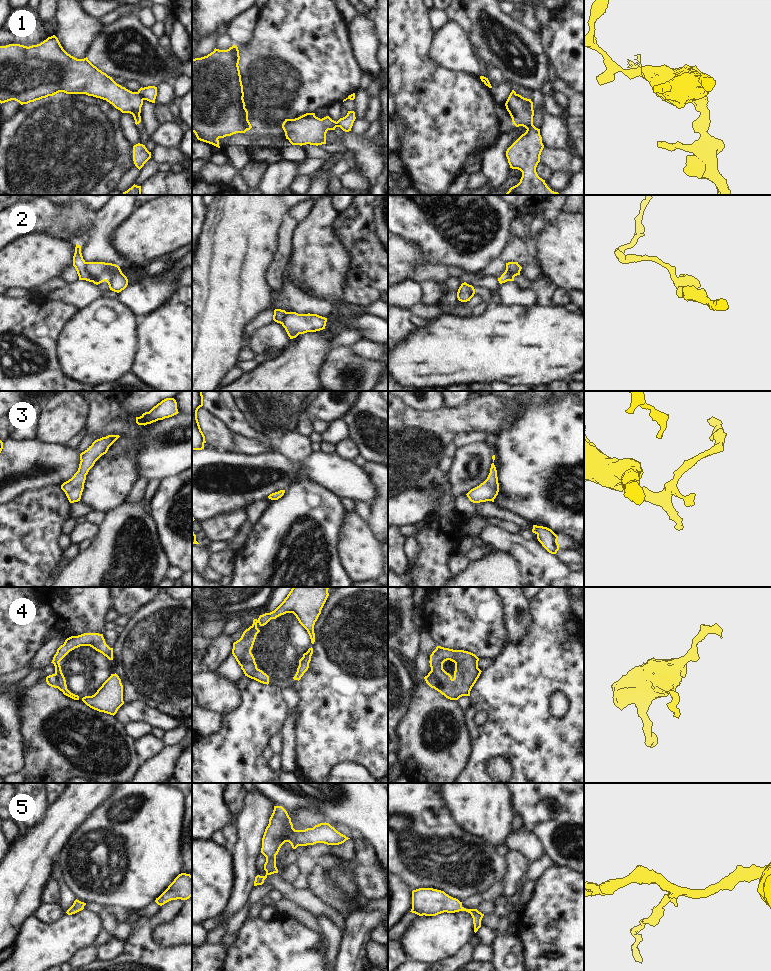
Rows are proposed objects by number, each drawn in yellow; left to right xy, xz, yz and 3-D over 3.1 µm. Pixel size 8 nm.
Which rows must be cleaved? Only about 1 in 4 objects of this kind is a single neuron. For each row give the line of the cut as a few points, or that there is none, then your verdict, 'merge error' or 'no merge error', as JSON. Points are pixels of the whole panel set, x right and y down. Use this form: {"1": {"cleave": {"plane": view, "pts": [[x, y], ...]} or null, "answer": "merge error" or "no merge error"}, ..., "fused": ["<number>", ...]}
{"1": {"cleave": {"plane": "xy", "pts": [[136, 92], [143, 99]]}, "answer": "merge error"}, "2": {"cleave": {"plane": "xy", "pts": [[85, 262], [85, 270], [93, 281]]}, "answer": "merge error"}, "3": {"cleave": null, "answer": "no merge error"}, "4": {"cleave": {"plane": "yz", "pts": [[427, 675], [432, 675], [438, 680], [438, 684], [434, 688]]}, "answer": "merge error"}, "5": {"cleave": null, "answer": "no merge error"}, "fused": ["1", "2", "4"]}

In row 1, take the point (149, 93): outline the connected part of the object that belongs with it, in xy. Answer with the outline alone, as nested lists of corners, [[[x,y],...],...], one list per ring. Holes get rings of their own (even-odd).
[[[148,86],[144,88],[141,87],[137,93],[143,97],[143,100],[155,103],[155,99],[157,96],[157,87],[155,86]]]

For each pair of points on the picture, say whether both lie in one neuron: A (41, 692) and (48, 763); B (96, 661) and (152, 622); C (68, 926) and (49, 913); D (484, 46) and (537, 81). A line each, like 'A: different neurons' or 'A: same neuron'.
A: same neuron
B: different neurons
C: different neurons
D: same neuron

